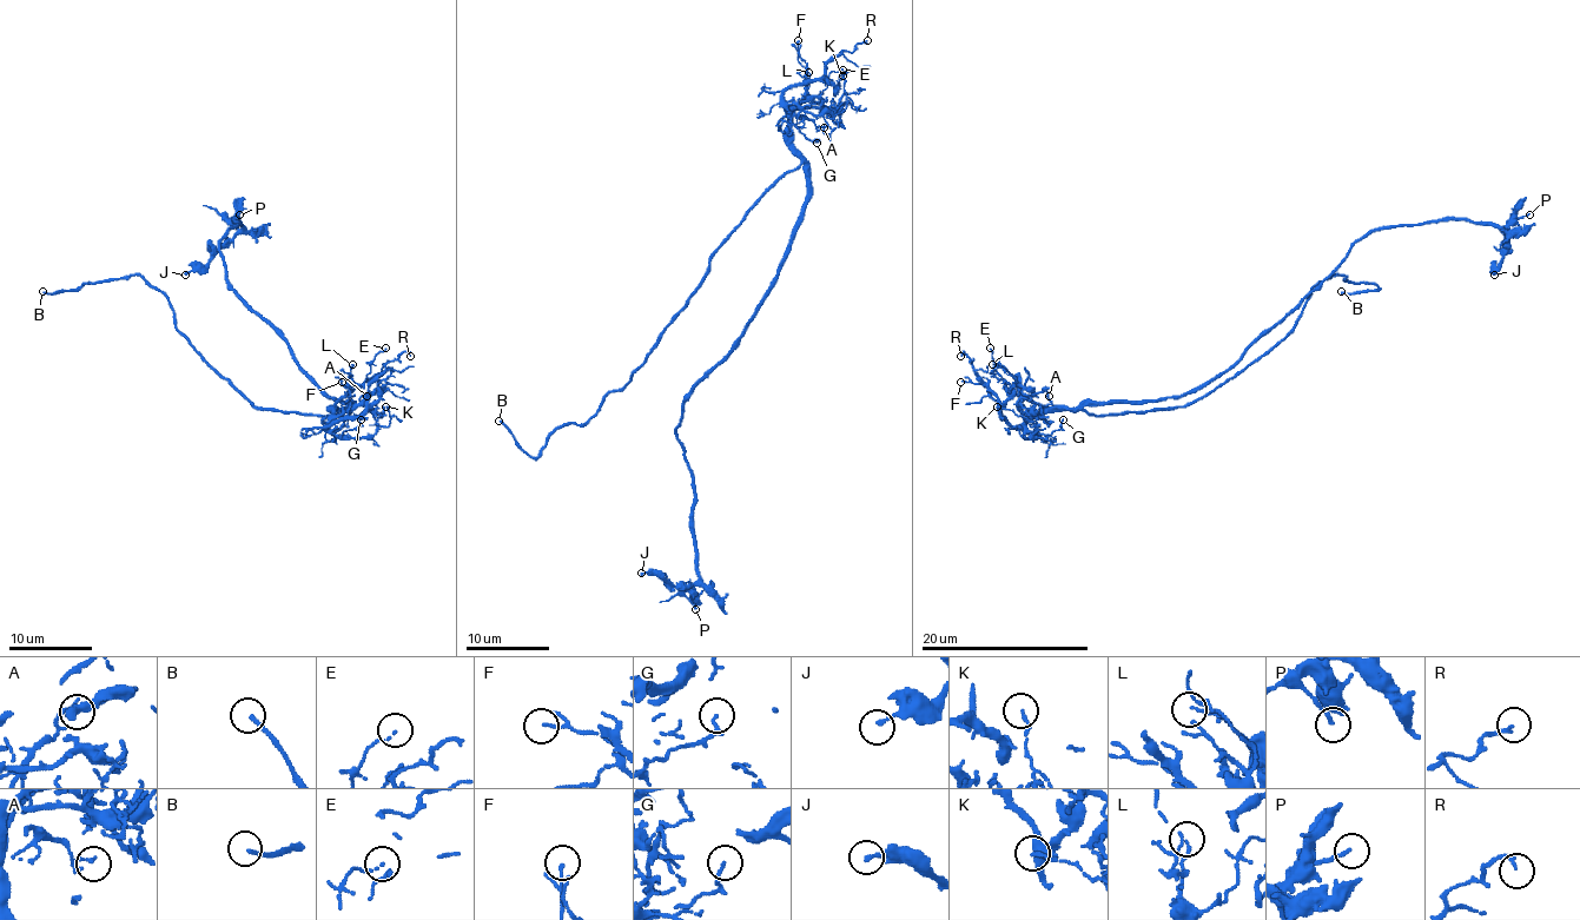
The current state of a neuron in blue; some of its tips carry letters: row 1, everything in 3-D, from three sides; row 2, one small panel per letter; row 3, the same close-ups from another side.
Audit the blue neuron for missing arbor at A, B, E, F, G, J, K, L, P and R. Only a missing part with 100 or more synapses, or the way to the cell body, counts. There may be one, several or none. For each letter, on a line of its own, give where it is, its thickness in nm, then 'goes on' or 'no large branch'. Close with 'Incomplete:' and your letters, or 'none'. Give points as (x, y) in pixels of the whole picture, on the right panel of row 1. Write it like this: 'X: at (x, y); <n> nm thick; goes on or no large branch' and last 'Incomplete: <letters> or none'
A: at (1049, 396); 150 nm thick; no large branch
B: at (1341, 291); 150 nm thick; goes on
E: at (990, 348); 80 nm thick; no large branch
F: at (960, 382); 80 nm thick; no large branch
G: at (1063, 419); 160 nm thick; no large branch
J: at (1494, 275); 160 nm thick; no large branch
K: at (997, 406); 90 nm thick; no large branch
L: at (992, 364); 90 nm thick; no large branch
P: at (1529, 214); 140 nm thick; no large branch
R: at (960, 356); 120 nm thick; no large branch
Incomplete: B

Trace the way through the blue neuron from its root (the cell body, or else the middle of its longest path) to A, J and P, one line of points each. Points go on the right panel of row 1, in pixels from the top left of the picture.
A: (1124, 401), (1040, 410), (1025, 425), (1030, 431), (1036, 425), (1038, 410), (1051, 402), (1049, 396)
J: (1124, 401), (1176, 398), (1224, 374), (1373, 231), (1440, 220), (1492, 223), (1507, 247), (1494, 275)
P: (1124, 401), (1176, 398), (1224, 374), (1373, 231), (1440, 220), (1505, 229), (1529, 214)

